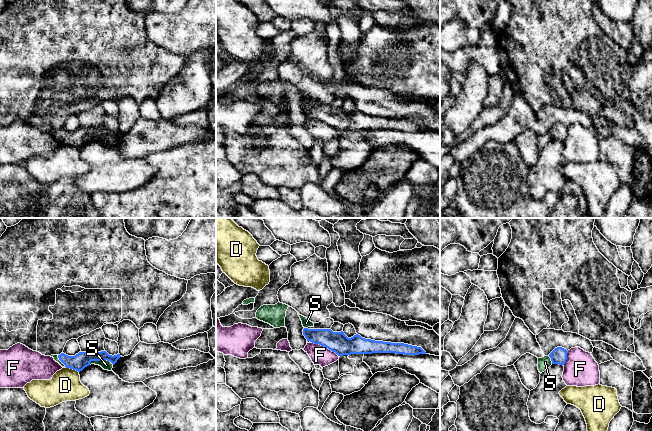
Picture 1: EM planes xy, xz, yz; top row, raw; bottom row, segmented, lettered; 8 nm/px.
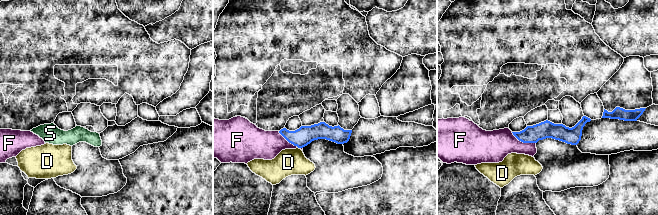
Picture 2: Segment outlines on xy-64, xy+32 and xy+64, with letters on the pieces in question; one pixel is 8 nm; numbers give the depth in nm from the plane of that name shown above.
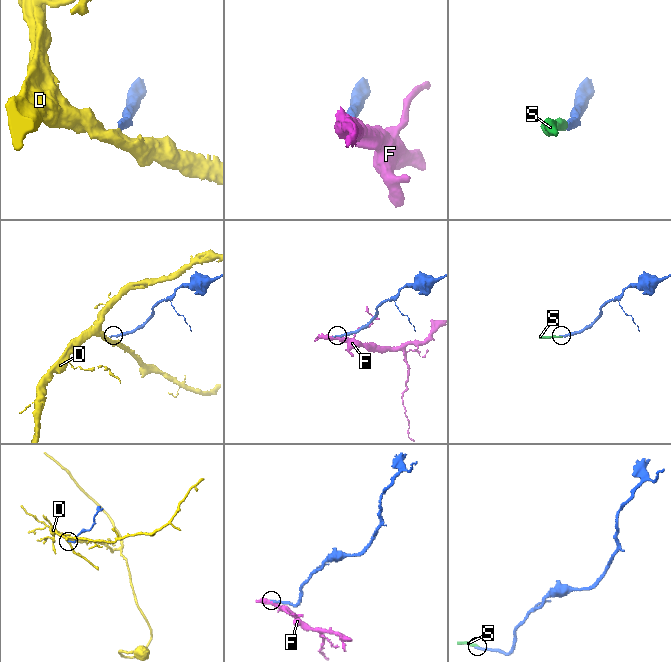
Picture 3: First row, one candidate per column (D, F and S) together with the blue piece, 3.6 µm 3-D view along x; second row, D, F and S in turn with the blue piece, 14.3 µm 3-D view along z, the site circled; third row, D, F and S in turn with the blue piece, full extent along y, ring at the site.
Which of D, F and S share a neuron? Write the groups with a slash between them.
D / F / S

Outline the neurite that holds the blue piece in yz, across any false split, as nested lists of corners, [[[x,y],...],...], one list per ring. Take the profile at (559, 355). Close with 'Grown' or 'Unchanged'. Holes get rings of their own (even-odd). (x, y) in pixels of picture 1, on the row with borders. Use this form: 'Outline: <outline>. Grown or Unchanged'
Outline: [[[562,347],[555,348],[548,356],[538,358],[538,370],[544,372],[552,364],[564,365],[567,360],[568,351]]]. Grown

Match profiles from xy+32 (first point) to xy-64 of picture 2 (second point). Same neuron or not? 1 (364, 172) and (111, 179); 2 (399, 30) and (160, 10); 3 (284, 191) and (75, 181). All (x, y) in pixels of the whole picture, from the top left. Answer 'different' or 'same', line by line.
1: same
2: different
3: different

